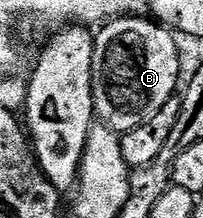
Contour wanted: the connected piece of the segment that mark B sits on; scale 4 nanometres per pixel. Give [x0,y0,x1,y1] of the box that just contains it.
[92,17,181,133]

